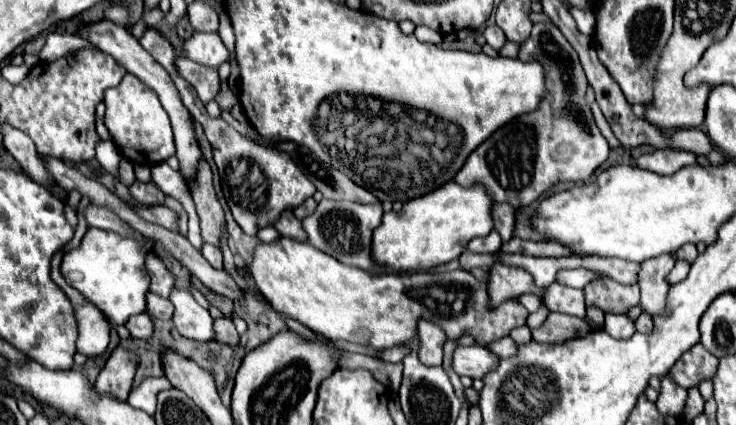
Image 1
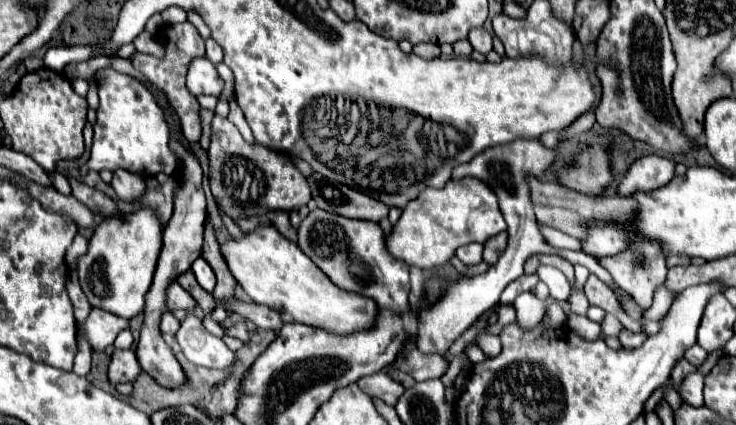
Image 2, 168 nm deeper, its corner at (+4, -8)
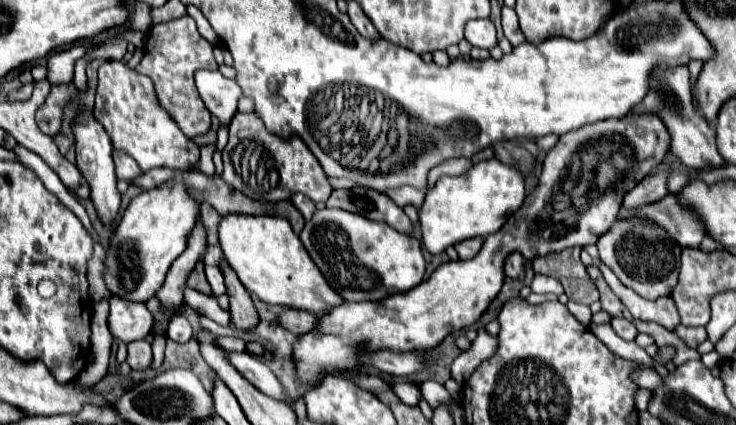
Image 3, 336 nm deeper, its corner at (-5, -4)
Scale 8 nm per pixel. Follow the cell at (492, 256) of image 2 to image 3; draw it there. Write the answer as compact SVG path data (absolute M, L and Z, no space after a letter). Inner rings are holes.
M517 251L517 253L511 253L507 259L505 259L505 275L507 277L513 277L513 279L523 279L523 255Z

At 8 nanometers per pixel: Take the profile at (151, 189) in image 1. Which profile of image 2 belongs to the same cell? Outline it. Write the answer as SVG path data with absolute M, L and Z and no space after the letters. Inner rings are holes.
M118 169L112 177L112 183L110 183L116 191L116 195L122 199L122 201L134 201L138 199L144 189L146 189L146 183L140 175L136 173L130 173L126 169Z

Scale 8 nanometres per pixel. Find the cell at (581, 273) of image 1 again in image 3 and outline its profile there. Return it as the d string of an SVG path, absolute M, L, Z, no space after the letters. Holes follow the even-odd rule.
M535 275L533 283L531 283L531 291L533 293L555 293L555 295L561 295L563 287L551 275Z

